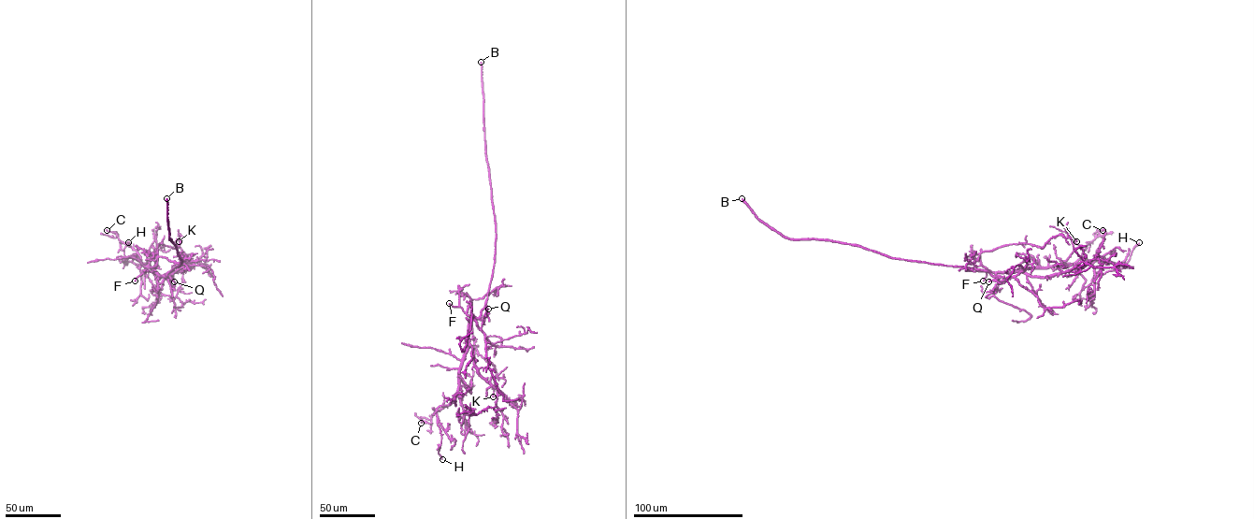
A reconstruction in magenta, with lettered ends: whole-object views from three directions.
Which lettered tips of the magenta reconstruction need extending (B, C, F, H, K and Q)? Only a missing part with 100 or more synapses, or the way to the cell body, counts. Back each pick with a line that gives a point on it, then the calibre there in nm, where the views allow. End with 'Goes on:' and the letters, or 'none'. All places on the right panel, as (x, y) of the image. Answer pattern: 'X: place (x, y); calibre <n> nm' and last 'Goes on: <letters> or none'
B: place (742, 198); calibre 480 nm
F: place (983, 281); calibre 190 nm
Goes on: B, F

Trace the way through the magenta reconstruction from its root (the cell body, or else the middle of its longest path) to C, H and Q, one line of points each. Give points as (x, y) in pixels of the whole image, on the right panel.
C: (957, 266), (987, 270), (997, 276), (998, 272), (1073, 264), (1100, 235), (1097, 231), (1102, 230)
H: (957, 266), (987, 270), (997, 276), (998, 272), (1073, 264), (1083, 253), (1089, 260), (1124, 265), (1139, 242)
Q: (957, 266), (987, 270), (998, 276), (1000, 283), (1008, 278), (988, 281)

